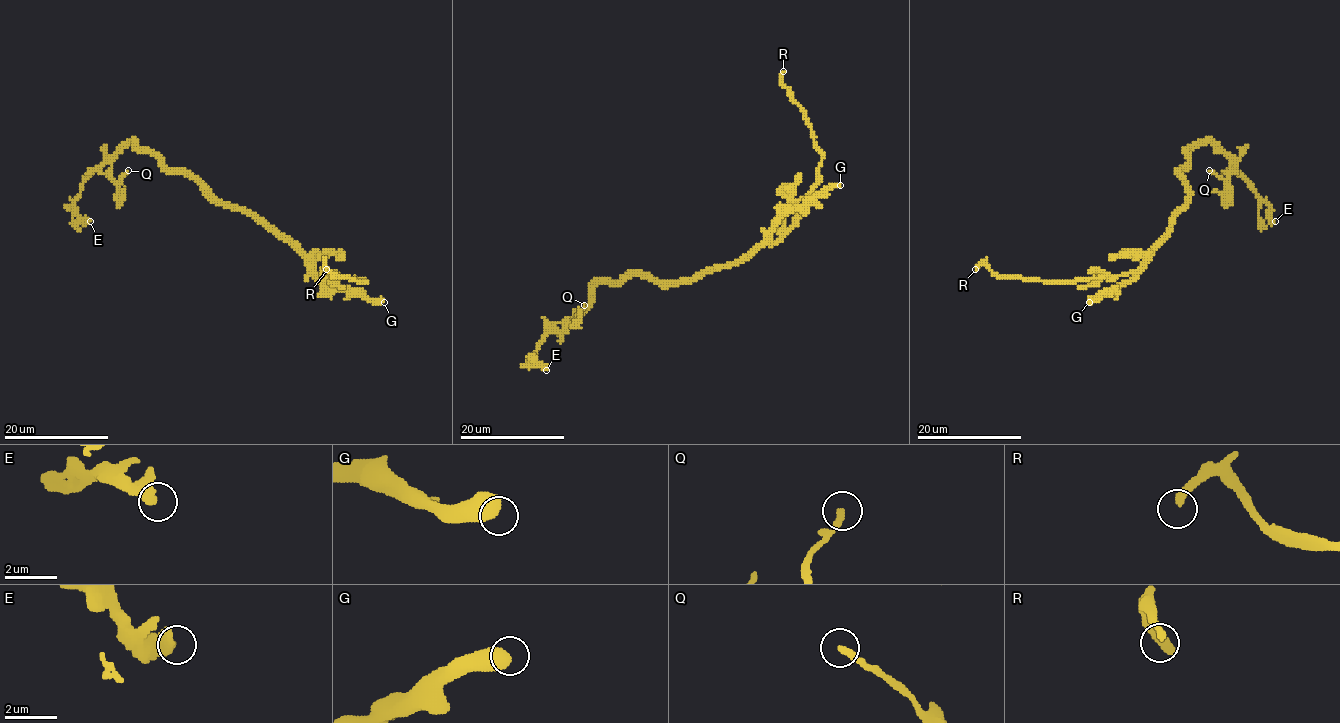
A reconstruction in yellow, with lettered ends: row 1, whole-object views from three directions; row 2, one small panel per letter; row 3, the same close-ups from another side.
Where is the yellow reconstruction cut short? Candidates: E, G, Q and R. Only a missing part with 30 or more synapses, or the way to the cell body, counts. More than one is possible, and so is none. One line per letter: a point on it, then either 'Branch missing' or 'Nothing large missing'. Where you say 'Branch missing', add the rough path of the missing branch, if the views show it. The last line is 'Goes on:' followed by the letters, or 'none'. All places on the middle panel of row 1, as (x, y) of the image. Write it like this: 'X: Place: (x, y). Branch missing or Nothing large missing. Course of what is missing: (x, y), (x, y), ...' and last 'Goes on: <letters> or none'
E: Place: (546, 370). Nothing large missing
G: Place: (840, 185). Nothing large missing
Q: Place: (584, 305). Nothing large missing
R: Place: (783, 71). Branch missing
Goes on: R

